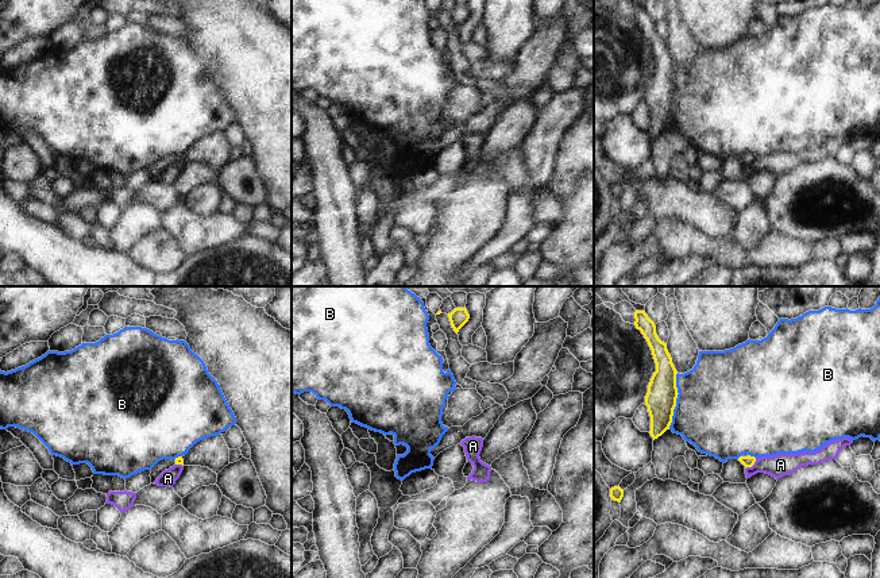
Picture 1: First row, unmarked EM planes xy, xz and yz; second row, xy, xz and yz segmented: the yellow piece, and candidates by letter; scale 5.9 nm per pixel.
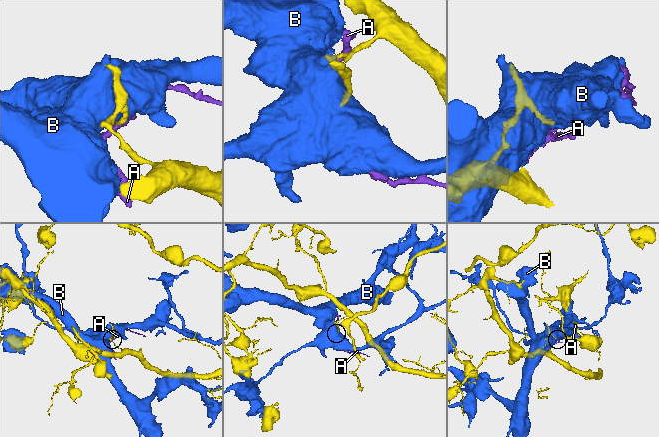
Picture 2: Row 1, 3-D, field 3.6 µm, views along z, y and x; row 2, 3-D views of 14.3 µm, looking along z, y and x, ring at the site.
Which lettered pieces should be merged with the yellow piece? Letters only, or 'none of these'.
none of these

